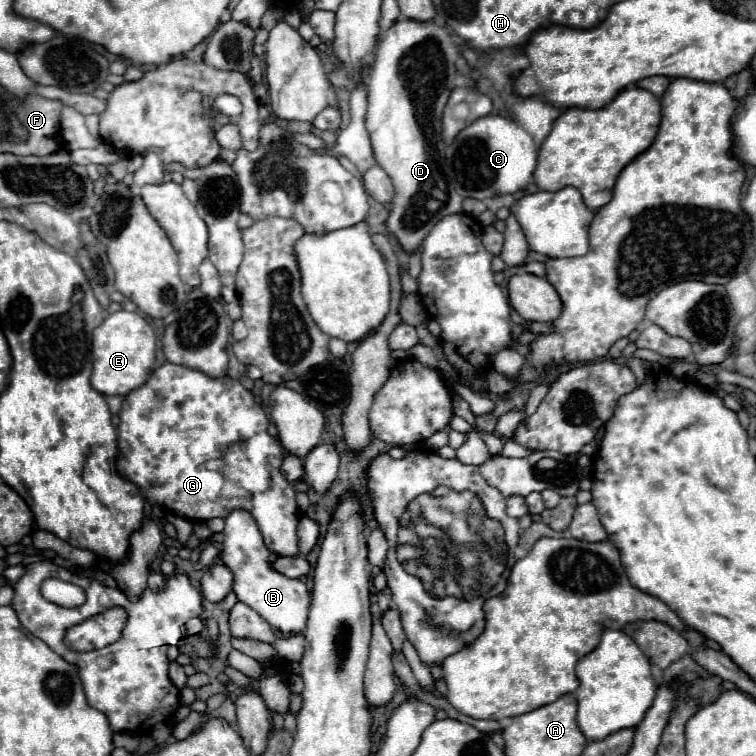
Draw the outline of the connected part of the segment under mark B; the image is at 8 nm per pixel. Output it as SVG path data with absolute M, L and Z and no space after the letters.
M234 510L224 520L224 548L222 560L234 572L236 586L234 594L240 602L254 608L268 624L282 634L300 634L306 628L306 616L310 608L310 592L302 580L290 580L270 568L270 552L264 546L262 534L256 526L256 520L246 510Z

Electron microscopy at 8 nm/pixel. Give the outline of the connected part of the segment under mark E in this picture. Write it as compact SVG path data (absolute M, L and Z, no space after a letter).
M118 310L108 314L106 320L94 330L92 340L92 356L94 356L94 370L90 384L100 394L116 394L126 396L130 390L144 384L148 372L152 372L156 352L156 336L146 322L146 318L138 312Z

